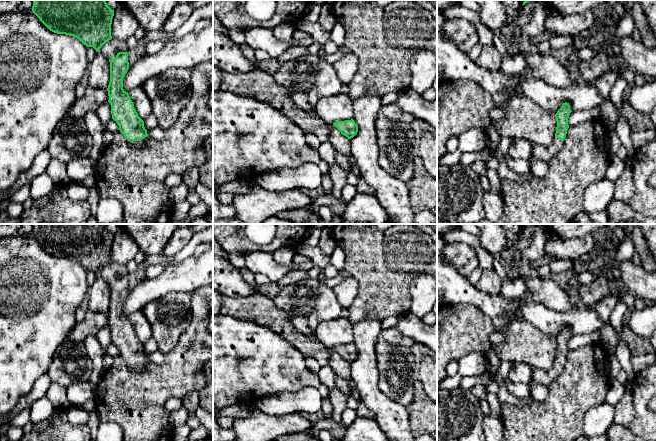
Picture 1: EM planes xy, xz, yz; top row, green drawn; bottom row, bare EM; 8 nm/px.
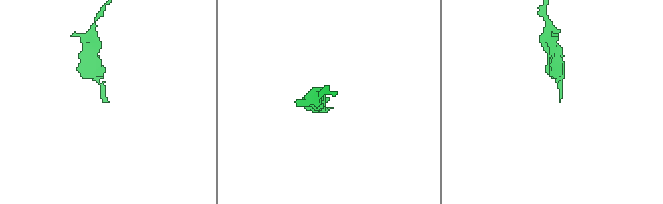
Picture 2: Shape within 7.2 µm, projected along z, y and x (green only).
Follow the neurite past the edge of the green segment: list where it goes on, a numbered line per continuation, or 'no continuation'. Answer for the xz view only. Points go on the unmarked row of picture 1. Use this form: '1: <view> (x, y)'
no continuation

